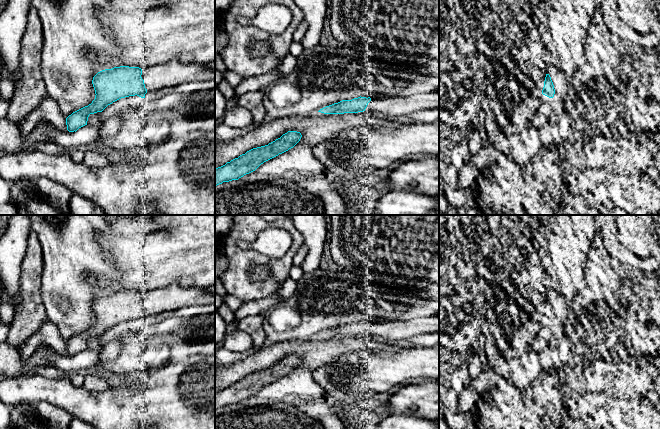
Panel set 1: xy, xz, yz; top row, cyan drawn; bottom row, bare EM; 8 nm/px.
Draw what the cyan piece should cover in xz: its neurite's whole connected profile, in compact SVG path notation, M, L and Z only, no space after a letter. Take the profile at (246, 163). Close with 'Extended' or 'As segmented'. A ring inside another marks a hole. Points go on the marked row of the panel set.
M288 131L268 145L253 148L238 158L215 169L215 186L223 182L238 180L255 171L264 162L293 148L302 135L297 131Z. As segmented

